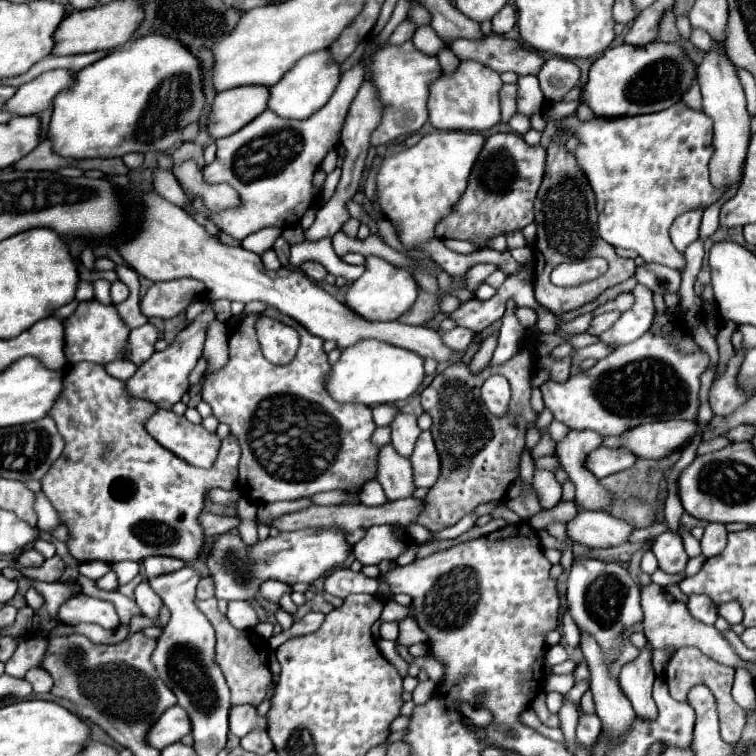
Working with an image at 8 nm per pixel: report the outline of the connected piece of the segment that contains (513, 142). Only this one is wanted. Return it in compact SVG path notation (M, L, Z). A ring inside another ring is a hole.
M498 132L498 134L488 136L488 140L486 140L486 144L484 144L474 168L472 168L466 192L460 196L460 200L456 202L452 212L436 224L436 236L438 238L468 240L468 242L476 244L478 248L484 248L488 238L498 236L498 234L510 234L512 230L520 230L520 228L532 224L534 222L532 206L534 206L534 198L536 198L538 186L544 176L544 160L546 160L546 150L540 144L528 146L514 132L506 132L506 134Z

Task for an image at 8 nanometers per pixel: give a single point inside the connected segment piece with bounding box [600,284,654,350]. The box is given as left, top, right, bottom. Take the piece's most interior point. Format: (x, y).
(632, 324)

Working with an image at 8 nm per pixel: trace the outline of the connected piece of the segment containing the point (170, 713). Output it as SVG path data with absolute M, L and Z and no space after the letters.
M176 704L176 706L168 708L156 720L156 724L150 728L150 732L148 732L148 744L152 748L162 750L164 746L180 742L182 736L186 736L190 732L192 732L192 722L188 720L188 712L184 712L184 708L180 708Z

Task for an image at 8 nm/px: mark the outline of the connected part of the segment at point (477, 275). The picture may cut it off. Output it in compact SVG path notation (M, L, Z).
M476 264L476 266L472 266L466 273L466 288L471 292L475 292L484 282L484 278L490 276L496 269L497 267L493 264Z

